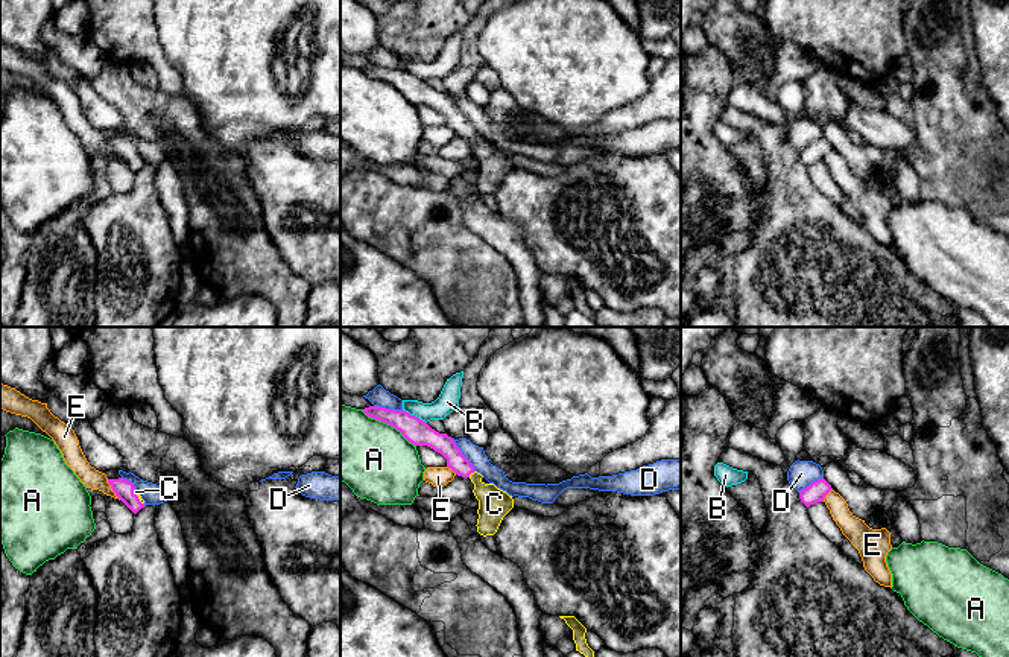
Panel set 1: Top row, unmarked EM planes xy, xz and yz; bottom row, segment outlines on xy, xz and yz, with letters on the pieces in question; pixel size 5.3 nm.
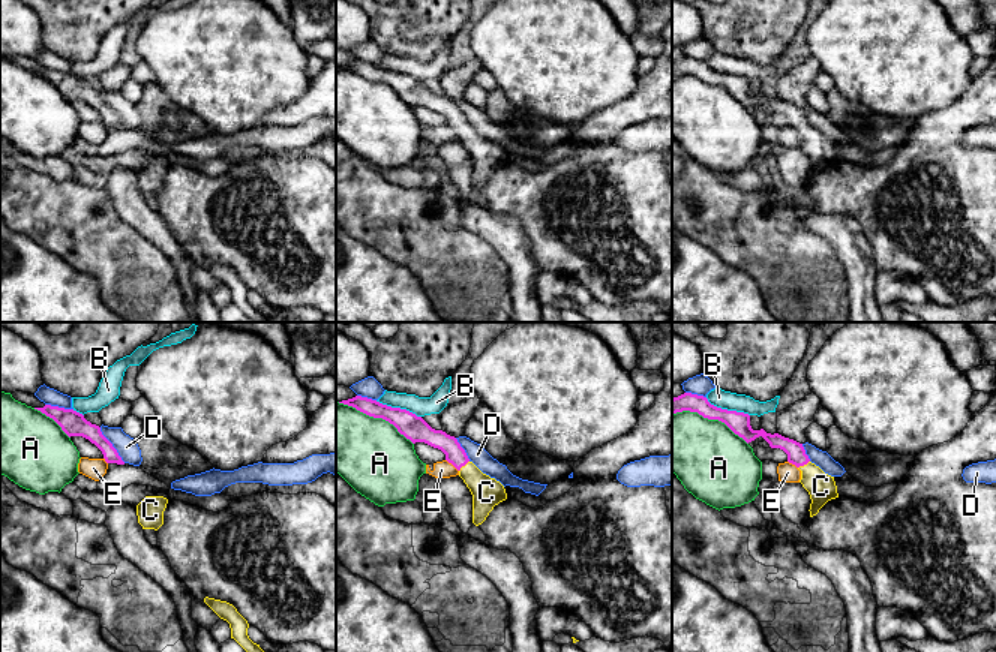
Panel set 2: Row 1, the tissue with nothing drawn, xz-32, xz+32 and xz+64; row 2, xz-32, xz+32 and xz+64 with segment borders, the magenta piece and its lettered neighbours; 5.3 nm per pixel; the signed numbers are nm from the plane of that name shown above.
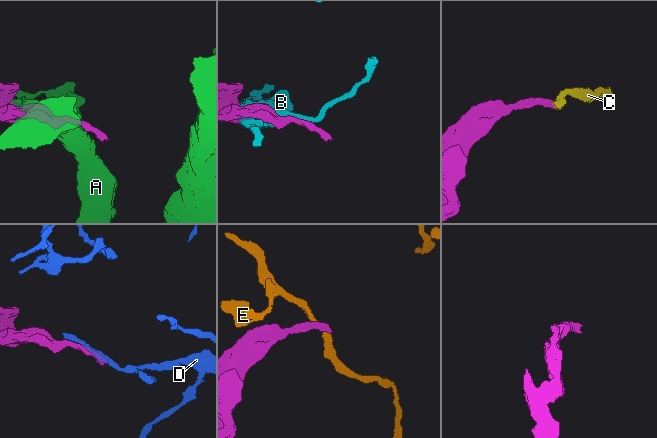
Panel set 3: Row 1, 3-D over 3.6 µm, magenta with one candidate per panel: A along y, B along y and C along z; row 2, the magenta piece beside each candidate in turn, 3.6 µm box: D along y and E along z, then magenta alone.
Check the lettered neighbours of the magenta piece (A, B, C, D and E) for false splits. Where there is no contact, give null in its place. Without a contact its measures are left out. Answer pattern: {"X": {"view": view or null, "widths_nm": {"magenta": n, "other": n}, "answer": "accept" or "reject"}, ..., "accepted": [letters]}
{"A": {"view": "xz", "widths_nm": {"magenta": 140, "other": 400}, "answer": "reject"}, "B": {"view": "xz", "widths_nm": {"magenta": 140, "other": 110}, "answer": "reject"}, "C": {"view": "xz", "widths_nm": {"magenta": 110, "other": 170}, "answer": "accept"}, "D": {"view": "xz", "widths_nm": {"magenta": 120, "other": 100}, "answer": "reject"}, "E": {"view": "xy", "widths_nm": {"magenta": 100, "other": 110}, "answer": "reject"}, "accepted": ["C"]}

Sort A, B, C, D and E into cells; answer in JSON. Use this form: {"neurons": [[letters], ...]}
{"neurons": [["A"], ["B"], ["C"], ["D"], ["E"]]}

